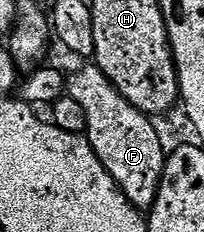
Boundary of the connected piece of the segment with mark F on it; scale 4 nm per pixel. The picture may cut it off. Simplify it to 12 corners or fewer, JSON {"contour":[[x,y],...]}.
{"contour":[[95,63],[67,77],[88,141],[134,207],[166,159],[153,117]]}

